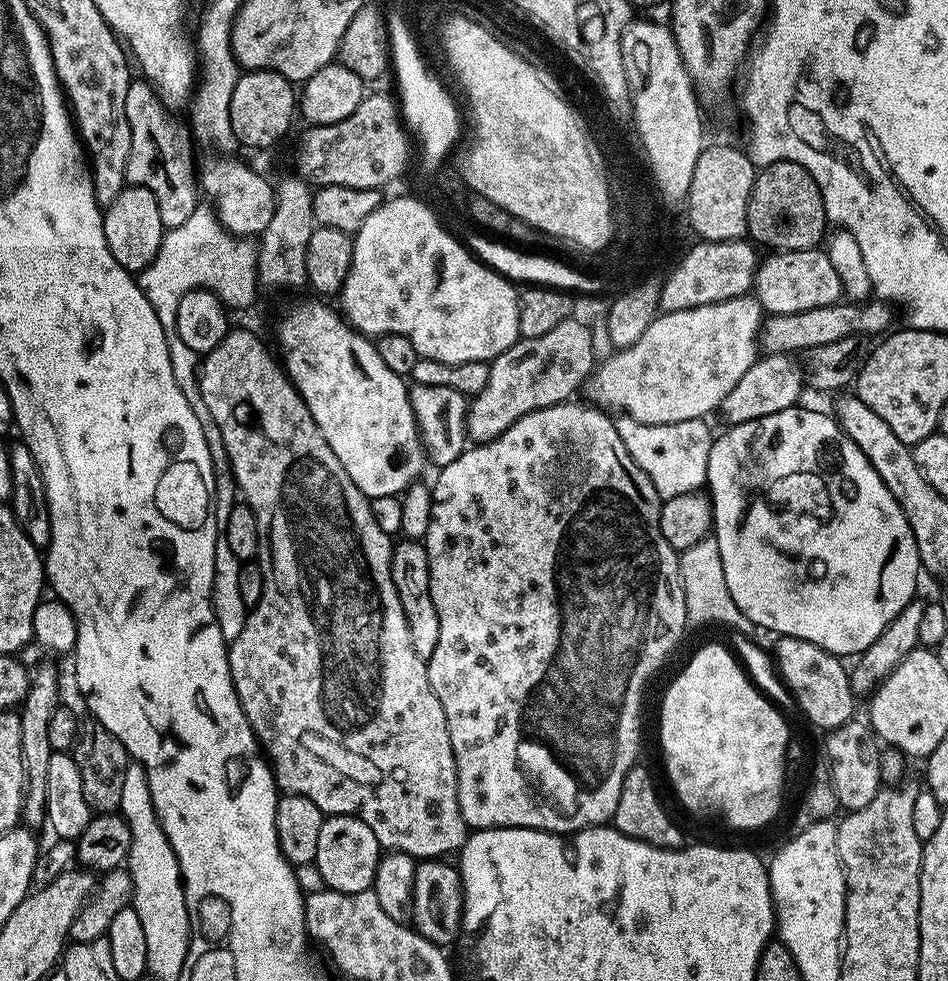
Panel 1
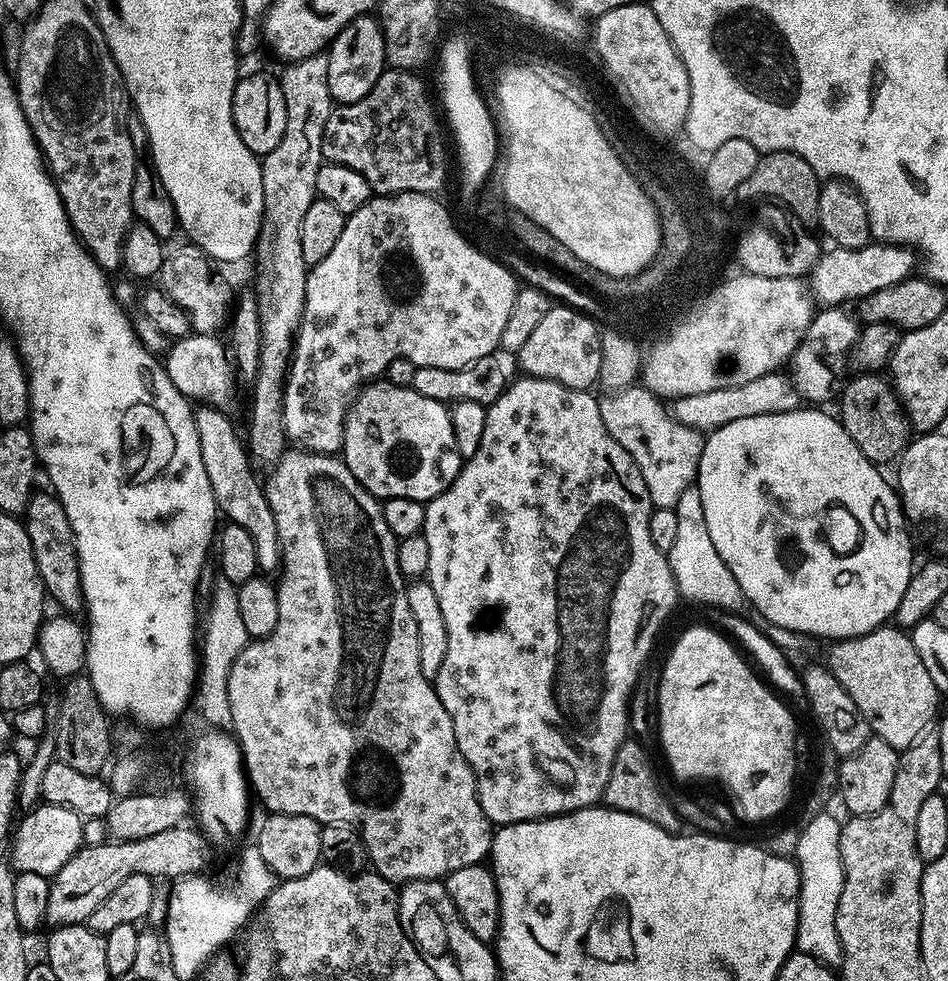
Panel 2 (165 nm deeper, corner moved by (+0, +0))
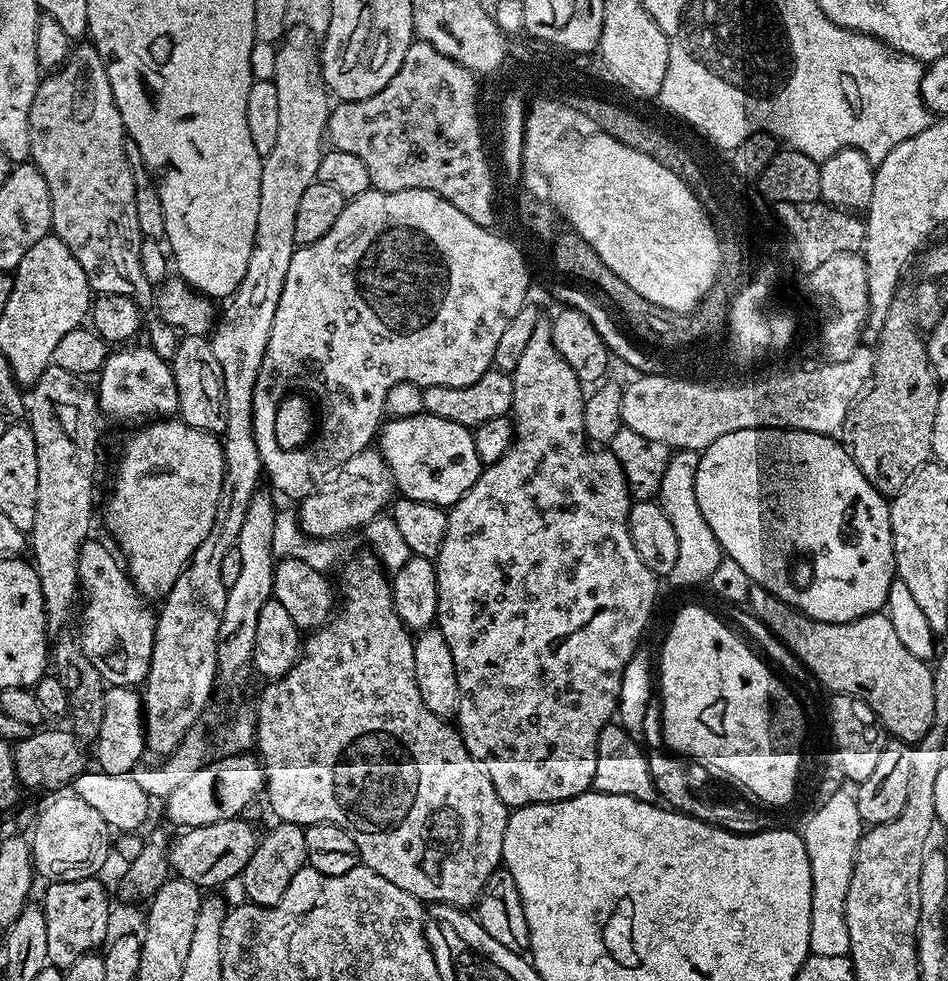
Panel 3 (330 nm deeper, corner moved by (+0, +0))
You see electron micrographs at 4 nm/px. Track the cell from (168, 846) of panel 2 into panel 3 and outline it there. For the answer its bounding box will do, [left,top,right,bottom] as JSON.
[168,818,258,890]

